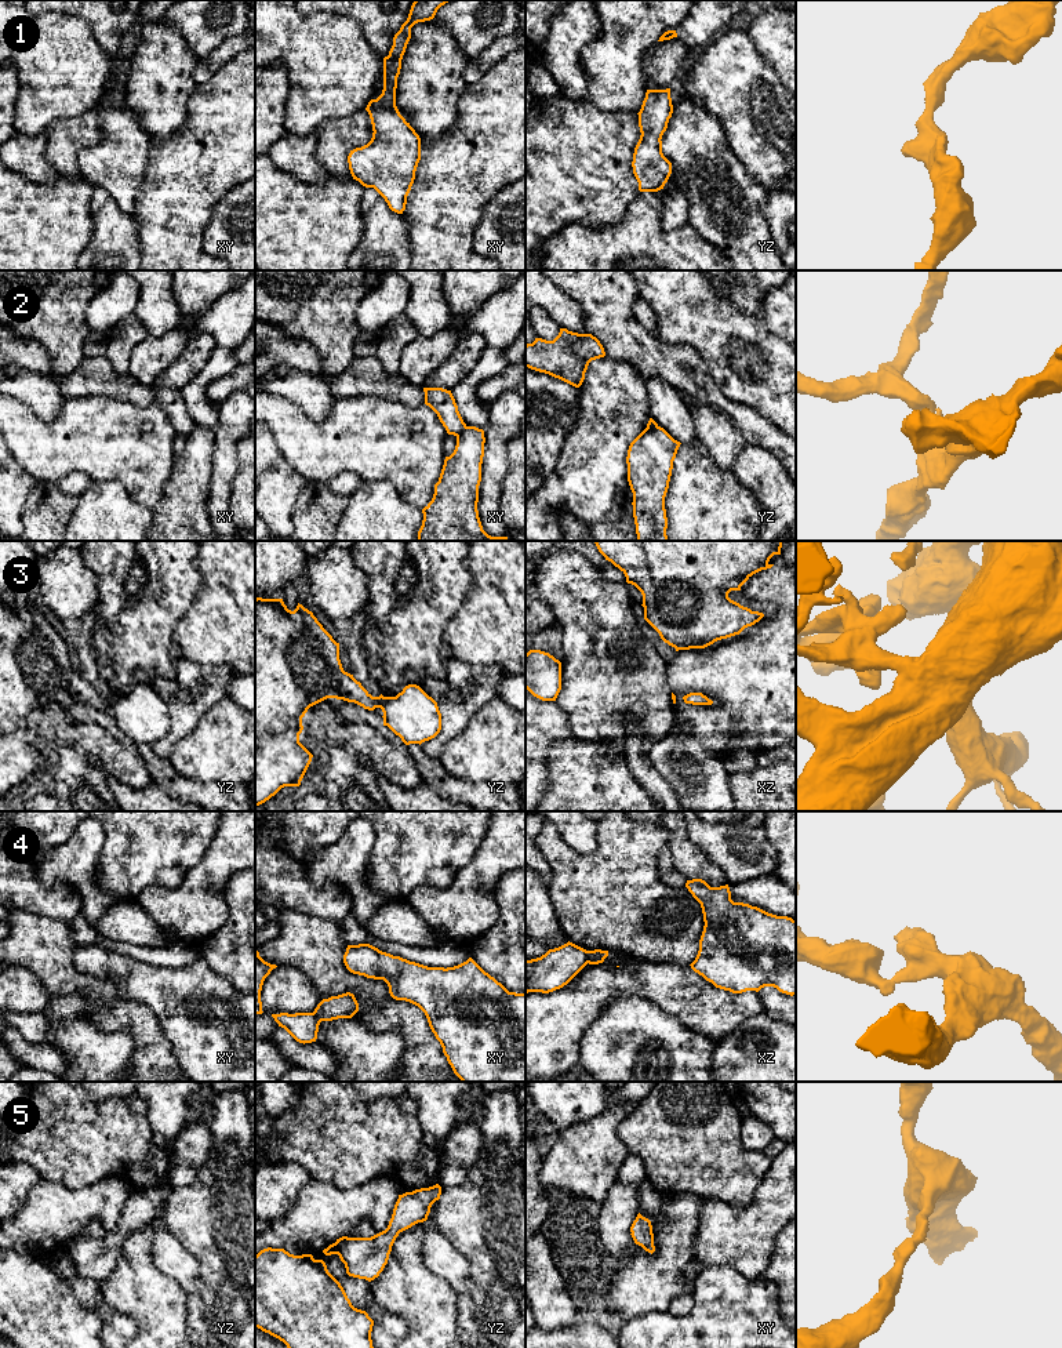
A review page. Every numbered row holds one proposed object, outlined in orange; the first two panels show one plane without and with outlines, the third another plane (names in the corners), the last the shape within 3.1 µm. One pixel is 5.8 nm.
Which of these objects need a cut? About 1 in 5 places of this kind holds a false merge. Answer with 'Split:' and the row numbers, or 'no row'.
Split: 2, 4

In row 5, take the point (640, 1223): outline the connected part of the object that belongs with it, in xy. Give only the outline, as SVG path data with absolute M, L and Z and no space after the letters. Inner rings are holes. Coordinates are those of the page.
M639 1213L630 1227L630 1232L636 1245L641 1246L645 1251L651 1254L655 1251L652 1225L648 1218L643 1217Z

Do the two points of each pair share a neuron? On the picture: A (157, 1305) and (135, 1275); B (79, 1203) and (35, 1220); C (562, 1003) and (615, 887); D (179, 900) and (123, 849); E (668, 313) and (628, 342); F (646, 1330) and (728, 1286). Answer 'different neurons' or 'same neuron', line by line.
A: same neuron
B: same neuron
C: different neurons
D: different neurons
E: different neurons
F: same neuron

